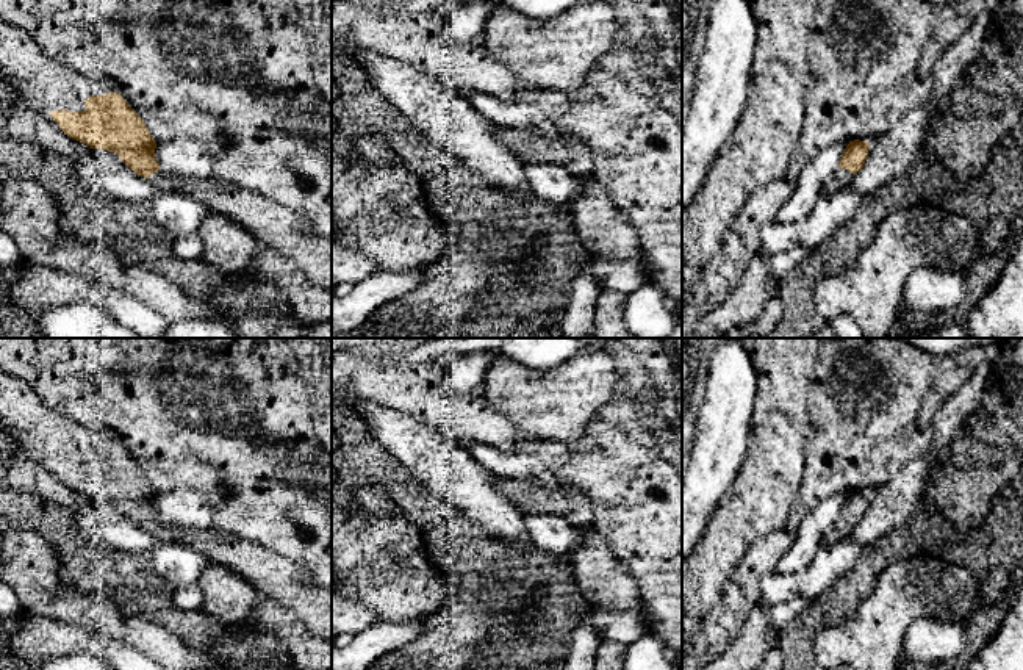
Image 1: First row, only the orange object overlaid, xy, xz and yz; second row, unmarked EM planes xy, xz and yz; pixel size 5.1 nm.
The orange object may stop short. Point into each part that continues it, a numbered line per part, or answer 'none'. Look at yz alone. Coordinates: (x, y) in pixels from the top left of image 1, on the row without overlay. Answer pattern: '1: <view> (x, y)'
1: yz (840, 529)

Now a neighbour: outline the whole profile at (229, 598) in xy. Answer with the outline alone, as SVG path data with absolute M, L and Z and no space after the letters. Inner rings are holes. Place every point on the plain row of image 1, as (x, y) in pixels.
M208 562L199 578L199 585L203 593L200 611L225 629L249 621L263 600L244 576L219 564Z

